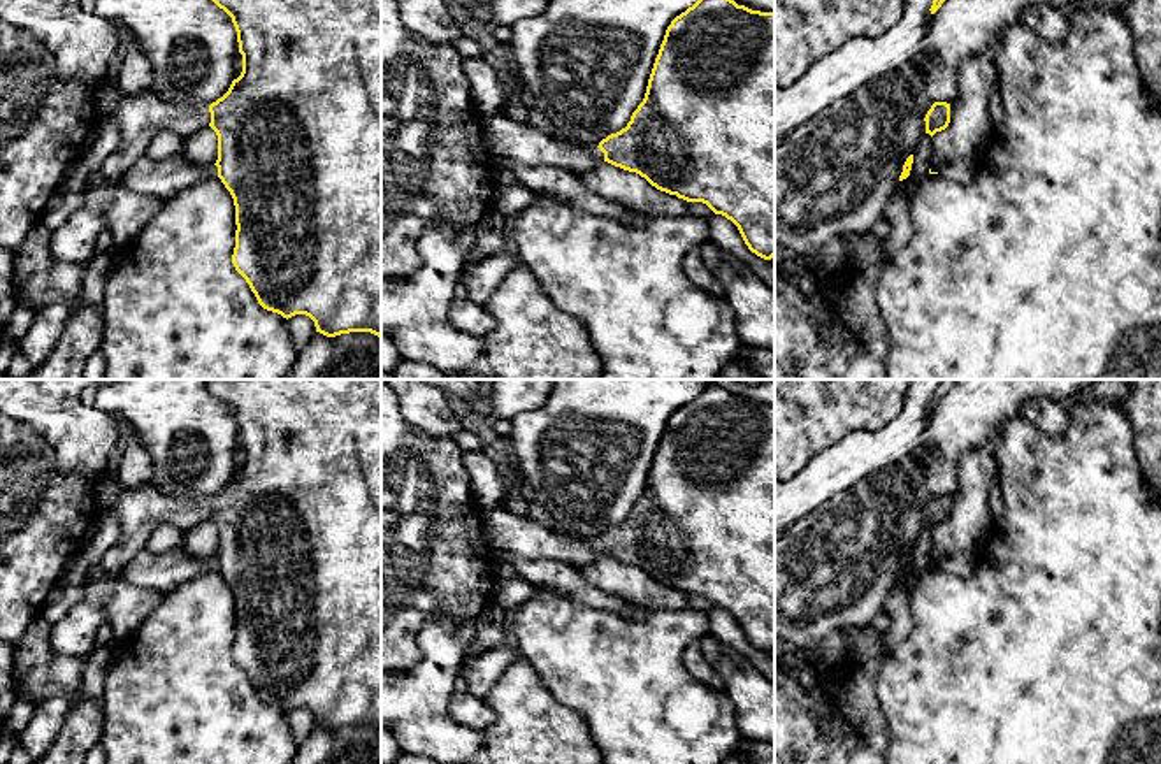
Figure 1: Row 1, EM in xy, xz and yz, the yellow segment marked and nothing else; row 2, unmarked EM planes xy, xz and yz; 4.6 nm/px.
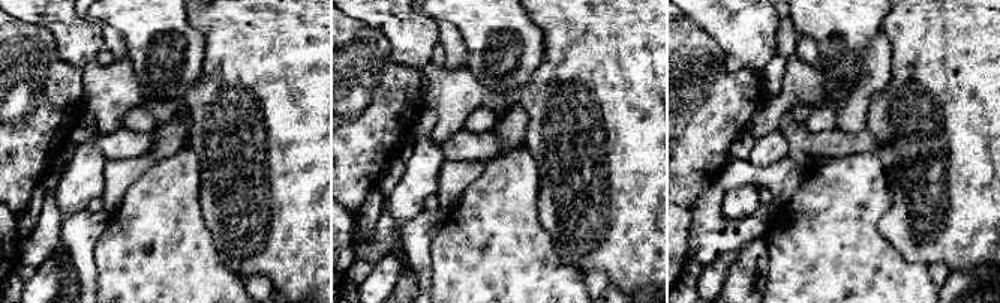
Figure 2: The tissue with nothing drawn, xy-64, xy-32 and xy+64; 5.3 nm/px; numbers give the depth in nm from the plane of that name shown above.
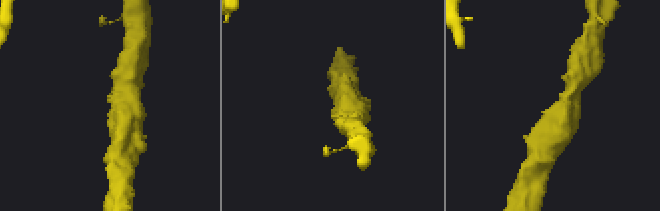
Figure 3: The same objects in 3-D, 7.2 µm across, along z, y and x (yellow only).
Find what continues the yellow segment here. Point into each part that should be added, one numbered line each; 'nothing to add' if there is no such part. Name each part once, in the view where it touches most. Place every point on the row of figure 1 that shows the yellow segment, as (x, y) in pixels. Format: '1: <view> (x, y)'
1: xy (139, 118)

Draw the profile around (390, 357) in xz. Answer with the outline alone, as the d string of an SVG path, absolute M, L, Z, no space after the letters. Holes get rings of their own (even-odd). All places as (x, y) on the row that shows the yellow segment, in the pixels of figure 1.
M381 334L381 371L392 372L392 369L400 362L400 353L395 344Z

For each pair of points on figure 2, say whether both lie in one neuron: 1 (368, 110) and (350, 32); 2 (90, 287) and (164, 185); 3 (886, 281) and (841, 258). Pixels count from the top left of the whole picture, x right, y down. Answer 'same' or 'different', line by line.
1: same
2: different
3: same

